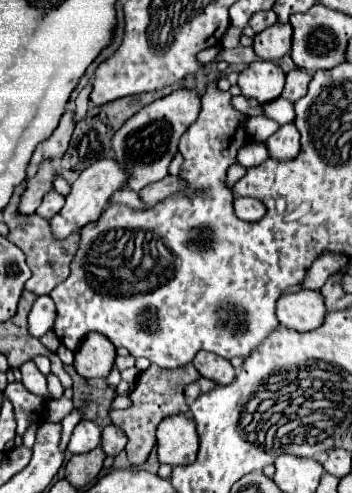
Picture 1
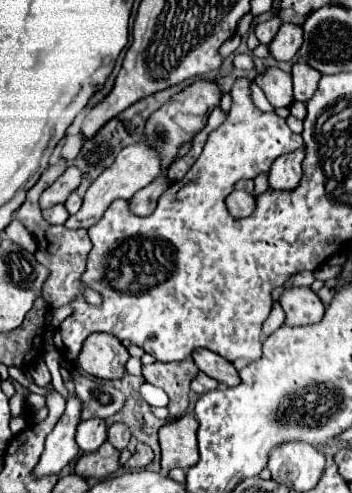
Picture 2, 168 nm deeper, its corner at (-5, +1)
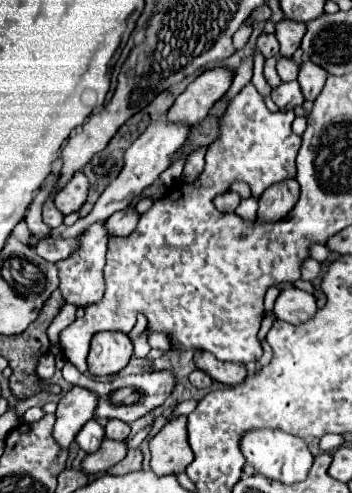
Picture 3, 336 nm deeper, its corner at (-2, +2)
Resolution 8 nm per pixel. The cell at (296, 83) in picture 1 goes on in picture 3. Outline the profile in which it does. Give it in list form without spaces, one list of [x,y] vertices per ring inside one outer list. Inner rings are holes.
[[[304,62],[300,66],[300,74],[298,74],[298,82],[302,86],[302,92],[306,96],[306,100],[316,100],[316,96],[322,92],[324,82],[328,78],[328,72],[312,62]]]

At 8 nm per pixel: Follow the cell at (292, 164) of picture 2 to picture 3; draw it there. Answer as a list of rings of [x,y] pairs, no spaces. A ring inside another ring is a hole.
[[[284,180],[280,184],[274,184],[272,188],[266,188],[266,192],[258,200],[258,220],[278,222],[286,218],[298,202],[298,192],[300,188],[296,180]]]

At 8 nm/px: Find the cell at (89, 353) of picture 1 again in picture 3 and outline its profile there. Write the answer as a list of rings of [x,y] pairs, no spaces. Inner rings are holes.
[[[98,332],[92,338],[88,354],[88,372],[94,376],[118,374],[132,358],[134,346],[128,334],[122,332]]]

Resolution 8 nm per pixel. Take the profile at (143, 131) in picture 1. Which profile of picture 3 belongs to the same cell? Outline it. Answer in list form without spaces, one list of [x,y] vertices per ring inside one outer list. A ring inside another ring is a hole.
[[[212,68],[202,72],[172,104],[168,120],[186,120],[190,126],[202,120],[208,110],[228,92],[234,72],[228,68]]]

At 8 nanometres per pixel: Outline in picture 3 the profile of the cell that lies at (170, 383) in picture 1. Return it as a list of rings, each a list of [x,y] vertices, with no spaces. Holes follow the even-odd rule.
[[[134,448],[134,450],[128,452],[128,456],[122,462],[118,462],[108,472],[110,474],[128,474],[128,472],[134,472],[134,470],[140,470],[140,468],[142,468],[142,452],[138,448]]]

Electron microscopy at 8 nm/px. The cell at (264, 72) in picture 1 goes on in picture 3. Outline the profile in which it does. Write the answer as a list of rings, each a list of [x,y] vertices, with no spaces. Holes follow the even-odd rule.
[[[288,82],[288,84],[282,84],[282,86],[274,88],[272,90],[272,100],[276,102],[276,106],[280,110],[284,110],[290,104],[292,104],[292,108],[304,104],[304,96],[302,96],[302,90],[300,90],[298,82]]]

